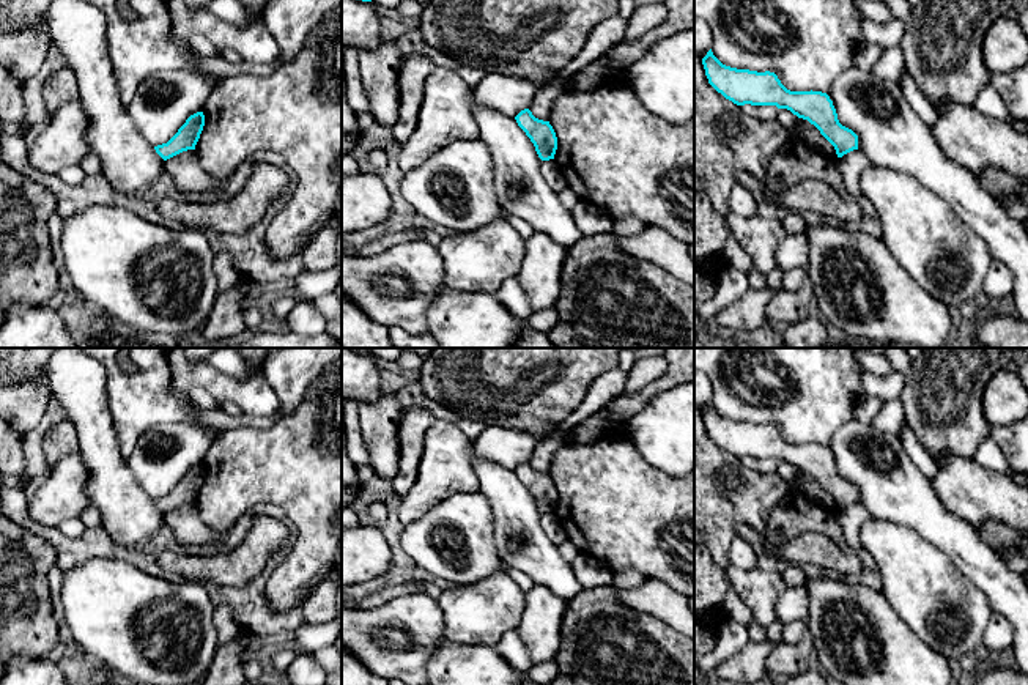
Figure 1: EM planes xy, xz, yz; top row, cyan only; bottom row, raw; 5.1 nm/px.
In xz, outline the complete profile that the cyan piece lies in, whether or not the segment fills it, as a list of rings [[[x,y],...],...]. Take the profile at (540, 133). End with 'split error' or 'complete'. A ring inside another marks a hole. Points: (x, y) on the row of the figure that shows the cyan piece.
[[[529,109],[521,110],[515,117],[515,120],[531,139],[538,157],[542,159],[540,173],[545,178],[546,184],[556,194],[562,192],[565,187],[568,187],[568,181],[565,180],[560,167],[554,161],[557,137],[553,126],[549,124],[549,121],[535,118]]]; split error

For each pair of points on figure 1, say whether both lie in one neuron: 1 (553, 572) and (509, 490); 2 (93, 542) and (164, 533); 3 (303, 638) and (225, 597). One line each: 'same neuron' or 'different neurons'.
1: same neuron
2: same neuron
3: different neurons

